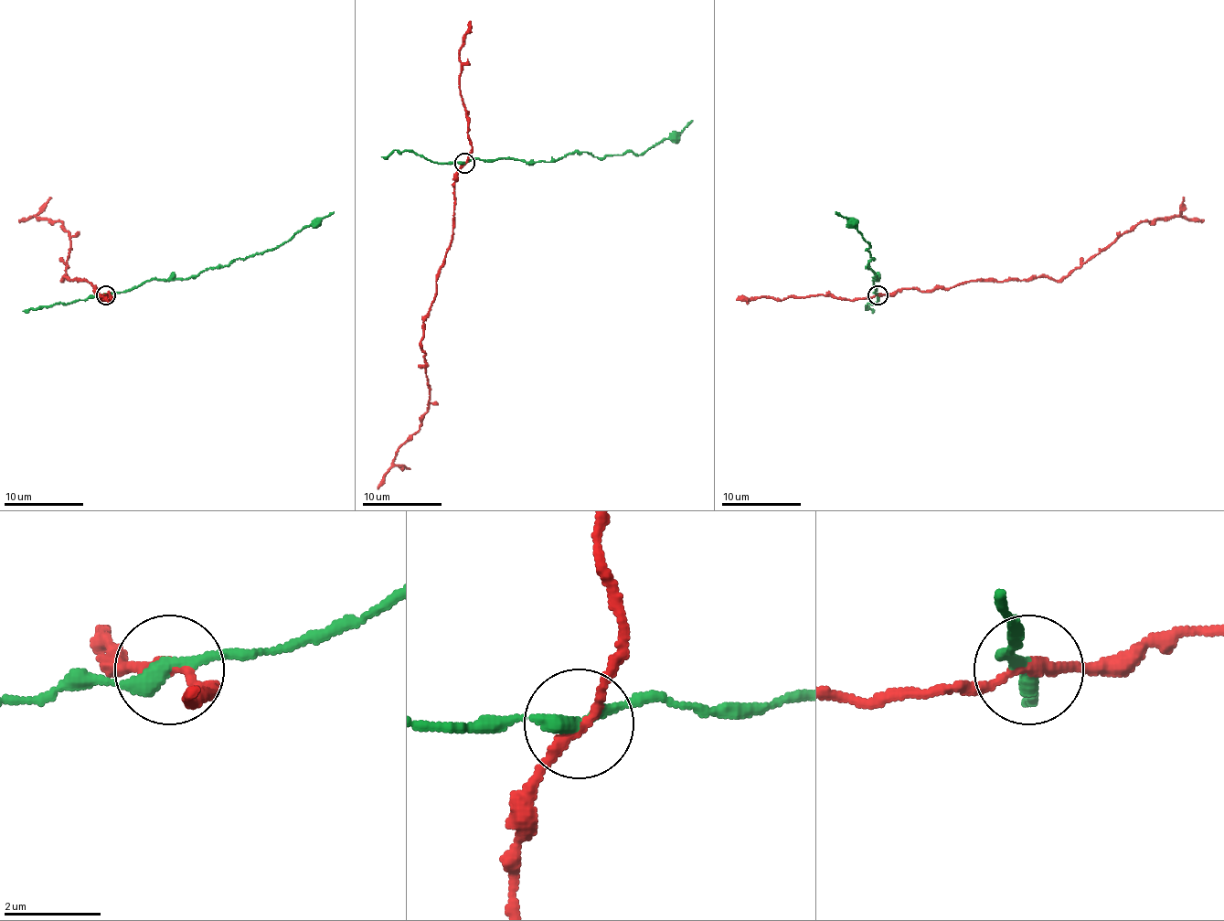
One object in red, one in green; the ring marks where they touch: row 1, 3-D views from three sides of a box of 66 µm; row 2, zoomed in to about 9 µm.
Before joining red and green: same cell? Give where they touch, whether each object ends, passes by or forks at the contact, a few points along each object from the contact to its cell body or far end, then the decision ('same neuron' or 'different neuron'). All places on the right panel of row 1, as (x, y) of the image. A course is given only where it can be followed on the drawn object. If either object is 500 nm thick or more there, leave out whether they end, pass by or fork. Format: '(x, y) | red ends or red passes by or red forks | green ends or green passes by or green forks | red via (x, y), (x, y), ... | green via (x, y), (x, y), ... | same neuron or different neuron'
(878, 294) | red passes by | green passes by | red via (878, 294), (935, 290), (973, 281), (1026, 281), (1037, 276), (1063, 281), (1144, 221), (1204, 219) | green via (878, 294), (873, 293), (873, 278), (878, 278), (867, 266), (873, 259), (867, 251), (869, 245), (835, 211) | different neuron

